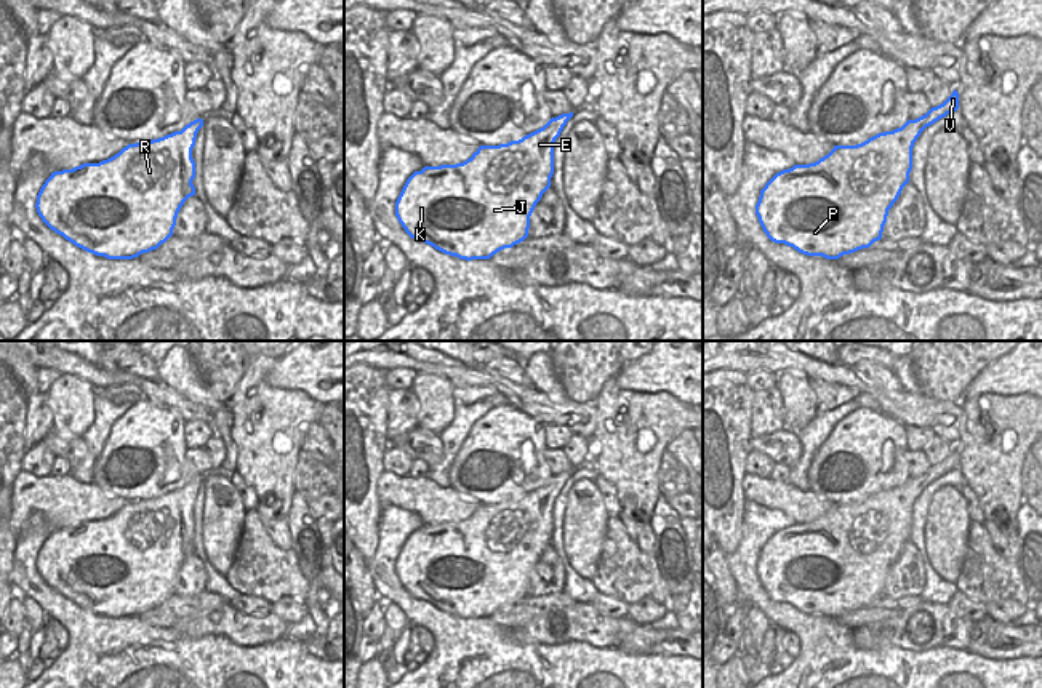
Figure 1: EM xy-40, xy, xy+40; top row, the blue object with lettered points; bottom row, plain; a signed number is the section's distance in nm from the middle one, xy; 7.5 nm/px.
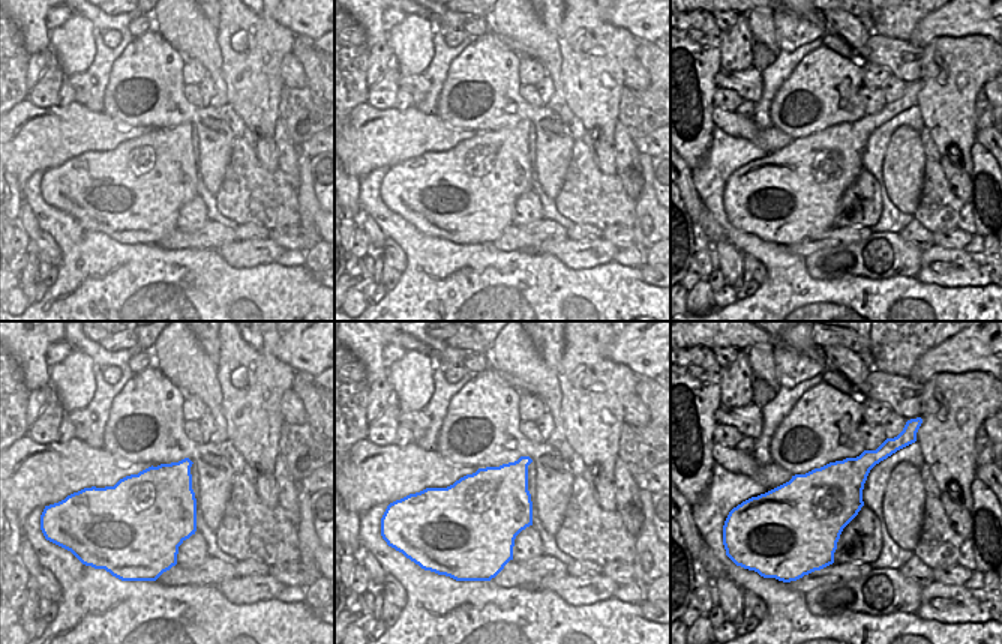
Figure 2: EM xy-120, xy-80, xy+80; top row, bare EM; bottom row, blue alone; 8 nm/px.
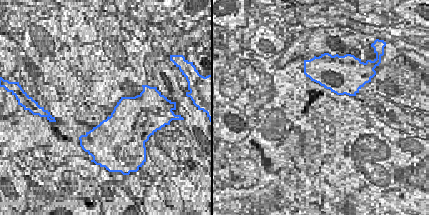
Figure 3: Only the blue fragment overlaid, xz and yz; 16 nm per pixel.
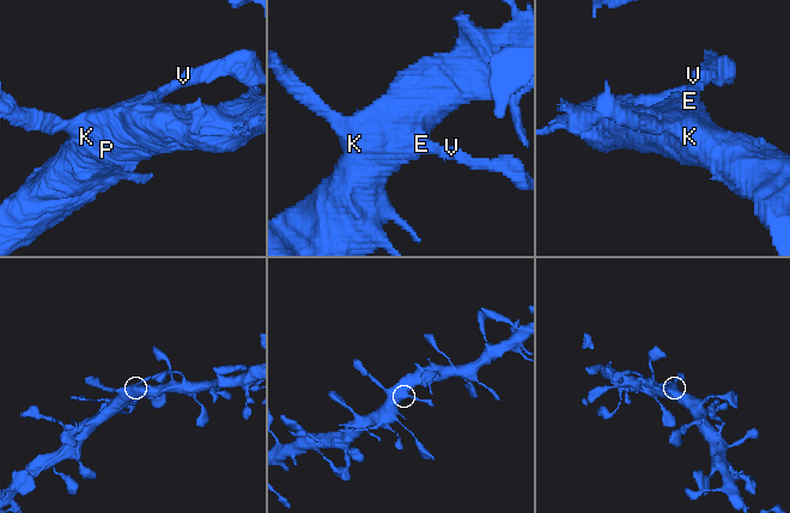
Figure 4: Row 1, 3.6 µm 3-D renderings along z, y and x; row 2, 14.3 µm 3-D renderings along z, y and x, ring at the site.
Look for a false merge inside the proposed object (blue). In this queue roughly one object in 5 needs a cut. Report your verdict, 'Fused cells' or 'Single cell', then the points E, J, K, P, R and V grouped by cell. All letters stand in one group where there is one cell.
Single cell. Groups: E J K P R V

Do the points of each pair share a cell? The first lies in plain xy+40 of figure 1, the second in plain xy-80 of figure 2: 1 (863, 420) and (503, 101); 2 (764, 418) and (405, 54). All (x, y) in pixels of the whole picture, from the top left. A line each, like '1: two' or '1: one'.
1: one
2: two

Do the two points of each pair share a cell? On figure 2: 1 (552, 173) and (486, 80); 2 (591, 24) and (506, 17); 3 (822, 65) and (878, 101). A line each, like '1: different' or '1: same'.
1: same
2: different
3: different

